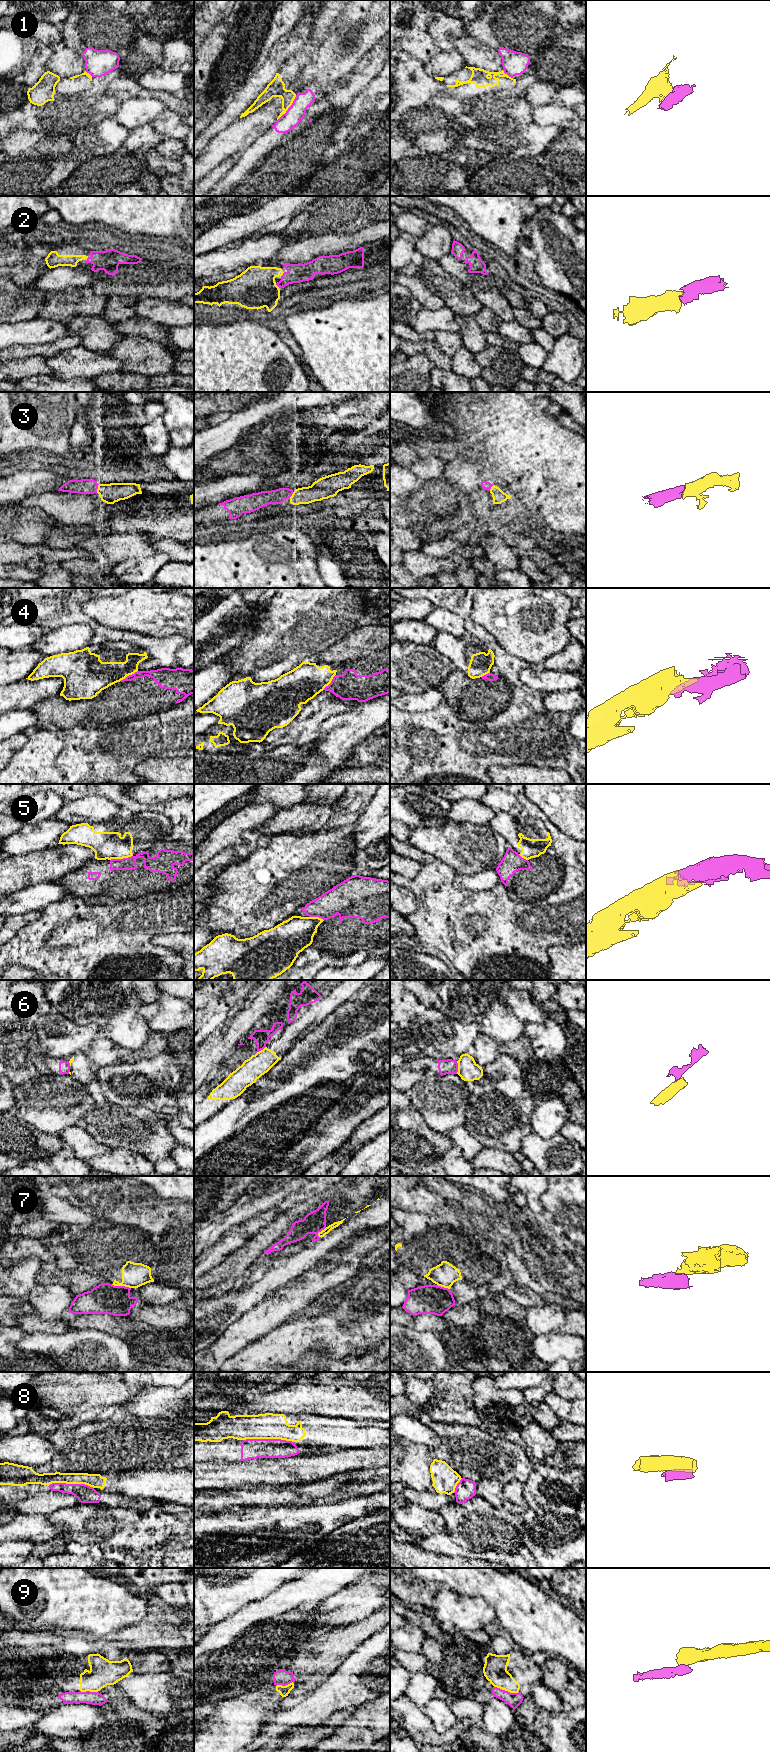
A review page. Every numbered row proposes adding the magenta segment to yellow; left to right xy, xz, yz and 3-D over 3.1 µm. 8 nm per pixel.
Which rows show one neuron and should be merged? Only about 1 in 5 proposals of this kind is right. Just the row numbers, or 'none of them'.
2, 3

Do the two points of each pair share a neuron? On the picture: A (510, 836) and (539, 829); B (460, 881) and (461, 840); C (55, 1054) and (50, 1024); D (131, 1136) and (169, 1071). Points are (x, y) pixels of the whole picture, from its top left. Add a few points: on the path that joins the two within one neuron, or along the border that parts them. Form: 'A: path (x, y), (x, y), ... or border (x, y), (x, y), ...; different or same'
A: path (517, 836), (532, 836); same
B: border (483, 869), (473, 874), (456, 874); different
C: path (55, 1047), (55, 1041), (50, 1036), (50, 1031); same
D: border (148, 1106), (159, 1118), (167, 1121); different

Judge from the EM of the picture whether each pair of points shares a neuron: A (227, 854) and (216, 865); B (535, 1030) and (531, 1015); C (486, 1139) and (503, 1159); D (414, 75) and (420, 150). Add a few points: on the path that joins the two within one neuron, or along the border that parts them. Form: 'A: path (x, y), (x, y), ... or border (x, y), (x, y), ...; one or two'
A: path (224, 857), (219, 862); one
B: border (547, 1017), (540, 1022), (525, 1023); two
C: border (484, 1146), (498, 1148), (511, 1154); two
D: path (416, 94), (420, 101), (420, 131); one

